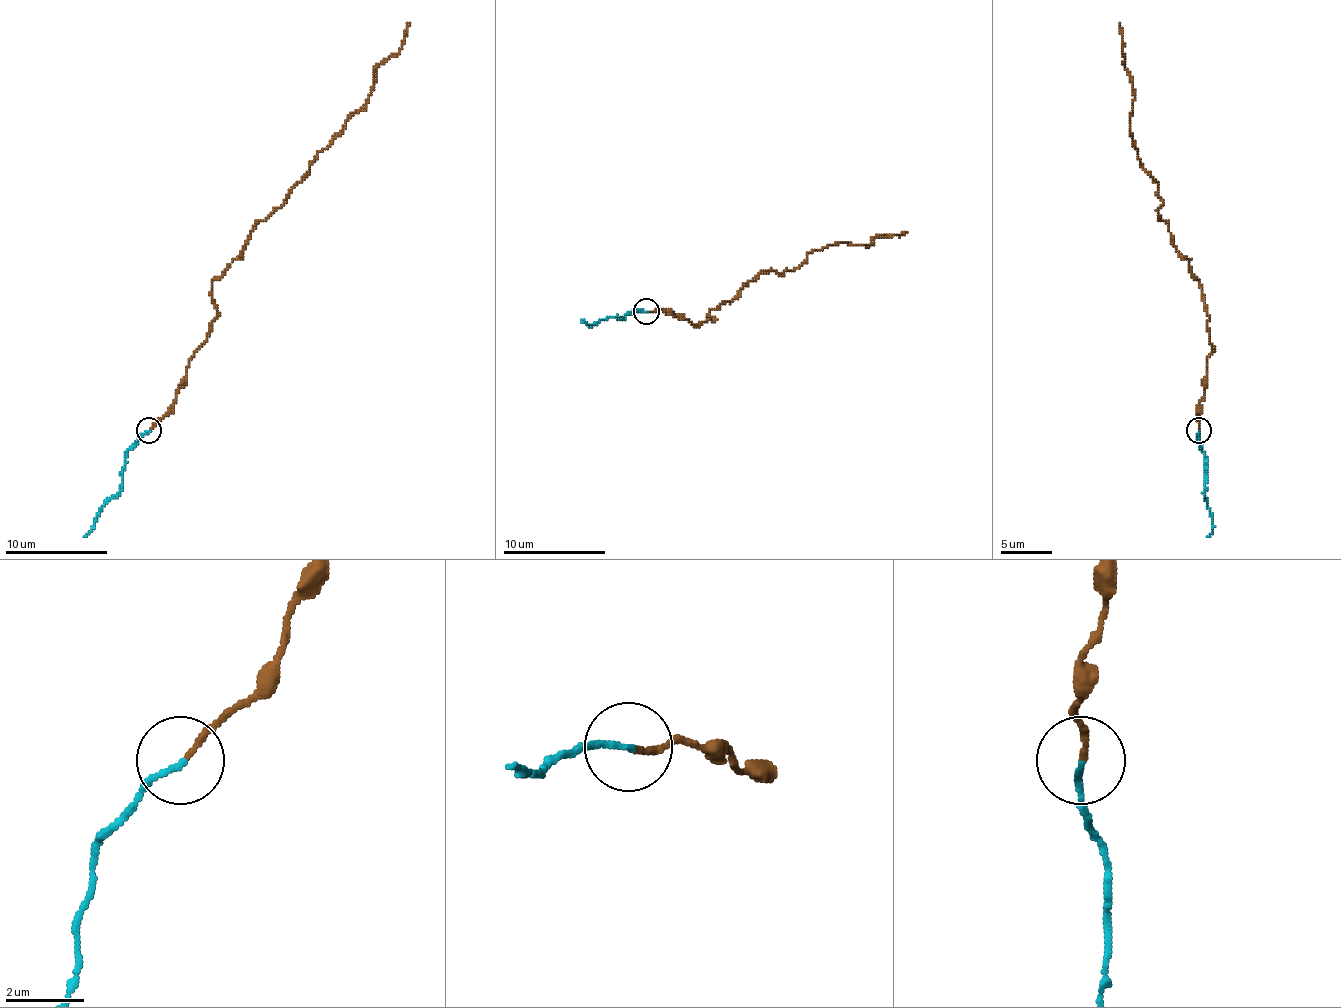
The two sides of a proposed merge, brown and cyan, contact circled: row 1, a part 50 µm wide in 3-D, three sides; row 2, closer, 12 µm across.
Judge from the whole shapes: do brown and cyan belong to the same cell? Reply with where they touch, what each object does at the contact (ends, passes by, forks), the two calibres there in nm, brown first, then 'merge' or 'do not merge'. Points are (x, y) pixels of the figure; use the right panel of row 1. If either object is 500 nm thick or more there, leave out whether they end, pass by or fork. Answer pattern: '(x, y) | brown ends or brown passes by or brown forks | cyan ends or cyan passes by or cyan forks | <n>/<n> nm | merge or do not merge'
(1198, 430) | brown ends | cyan ends | 140/140 nm | do not merge

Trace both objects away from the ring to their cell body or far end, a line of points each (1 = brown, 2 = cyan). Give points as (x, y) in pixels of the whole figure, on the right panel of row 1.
1: (1199, 431), (1212, 351), (1202, 285), (1161, 220), (1158, 185), (1137, 159), (1130, 131), (1135, 97), (1120, 23)
2: (1199, 431), (1204, 451), (1204, 487), (1212, 518), (1207, 536)

